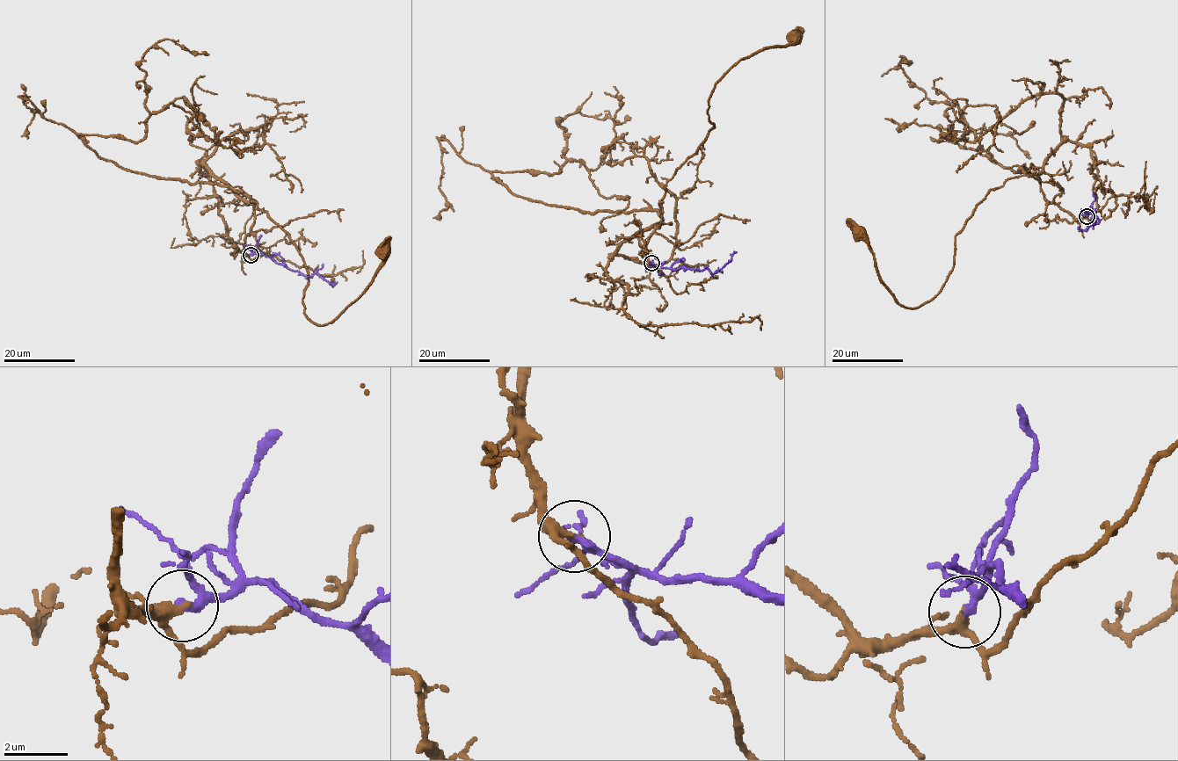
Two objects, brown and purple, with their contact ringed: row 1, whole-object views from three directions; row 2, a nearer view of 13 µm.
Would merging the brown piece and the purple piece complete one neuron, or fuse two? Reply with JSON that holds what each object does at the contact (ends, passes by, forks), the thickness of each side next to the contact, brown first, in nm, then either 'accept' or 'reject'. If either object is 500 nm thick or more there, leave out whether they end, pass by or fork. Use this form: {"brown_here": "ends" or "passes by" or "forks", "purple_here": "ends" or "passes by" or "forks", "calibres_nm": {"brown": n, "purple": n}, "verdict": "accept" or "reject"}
{"brown_here": "passes by", "purple_here": "passes by", "calibres_nm": {"brown": 280, "purple": 190}, "verdict": "accept"}

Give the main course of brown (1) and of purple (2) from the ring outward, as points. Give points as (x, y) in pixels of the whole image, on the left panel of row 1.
1: (250, 254), (243, 251), (254, 200), (302, 258), (304, 315), (318, 325), (356, 300), (382, 251)
2: (250, 254), (260, 252), (291, 270), (311, 276), (317, 273), (332, 285), (337, 282)

